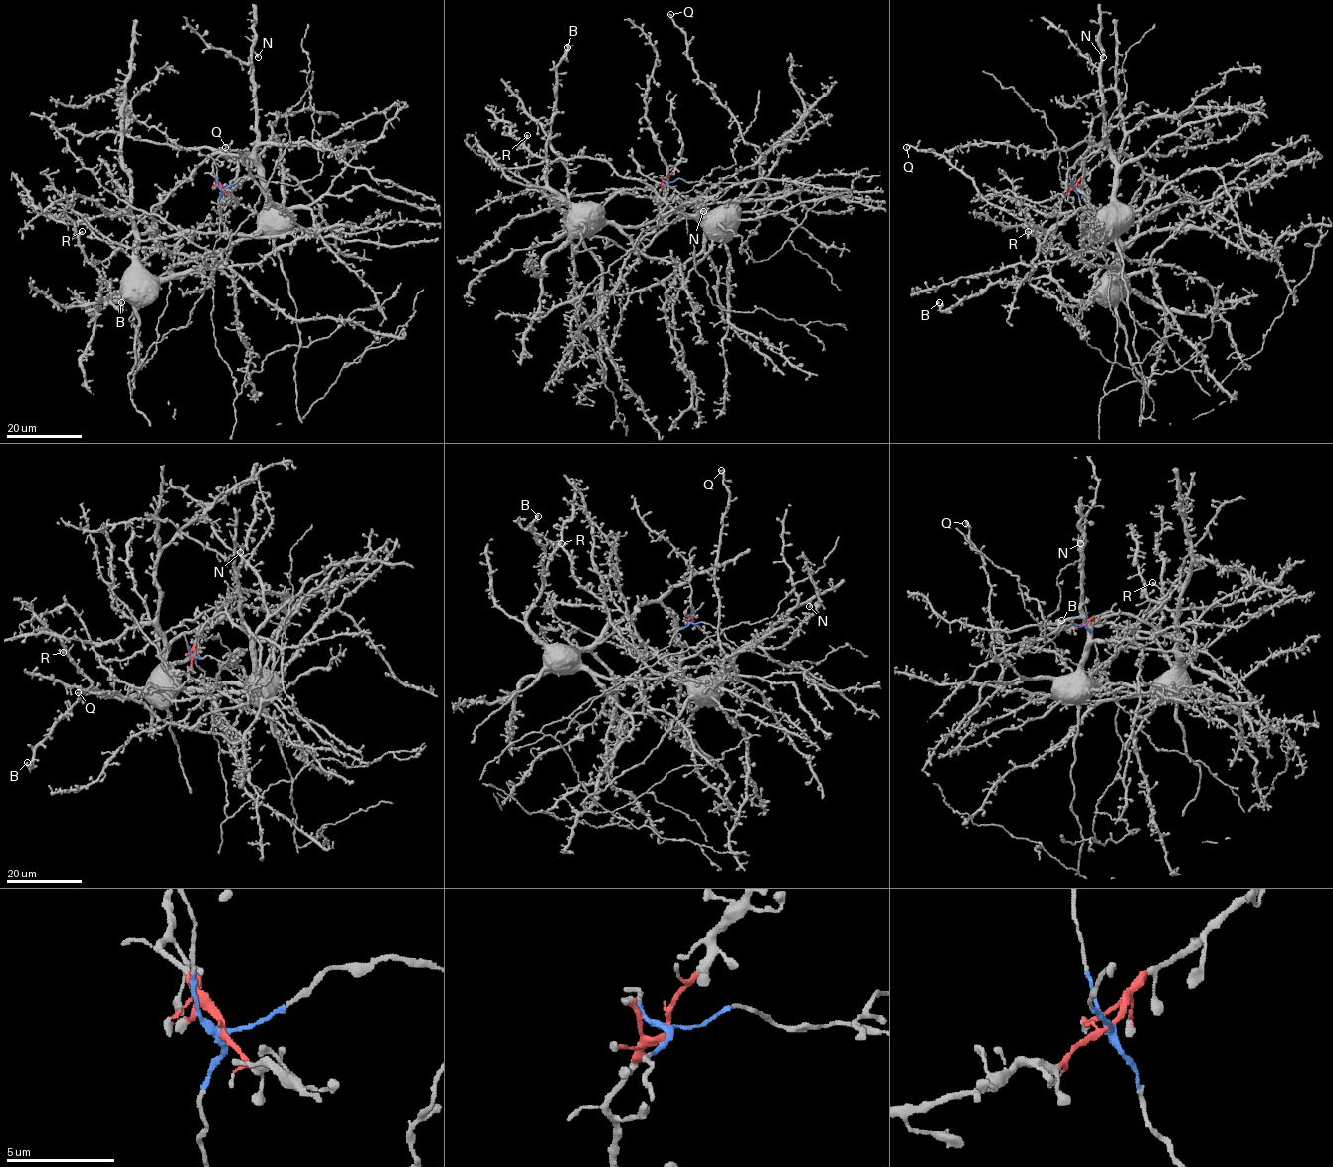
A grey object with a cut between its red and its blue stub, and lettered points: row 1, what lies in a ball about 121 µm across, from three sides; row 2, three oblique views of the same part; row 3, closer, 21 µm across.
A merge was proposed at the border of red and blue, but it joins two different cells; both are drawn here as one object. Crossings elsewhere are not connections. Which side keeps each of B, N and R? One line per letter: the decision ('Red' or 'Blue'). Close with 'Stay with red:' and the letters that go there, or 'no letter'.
B: Blue
N: Red
R: Blue
Stay with red: N

